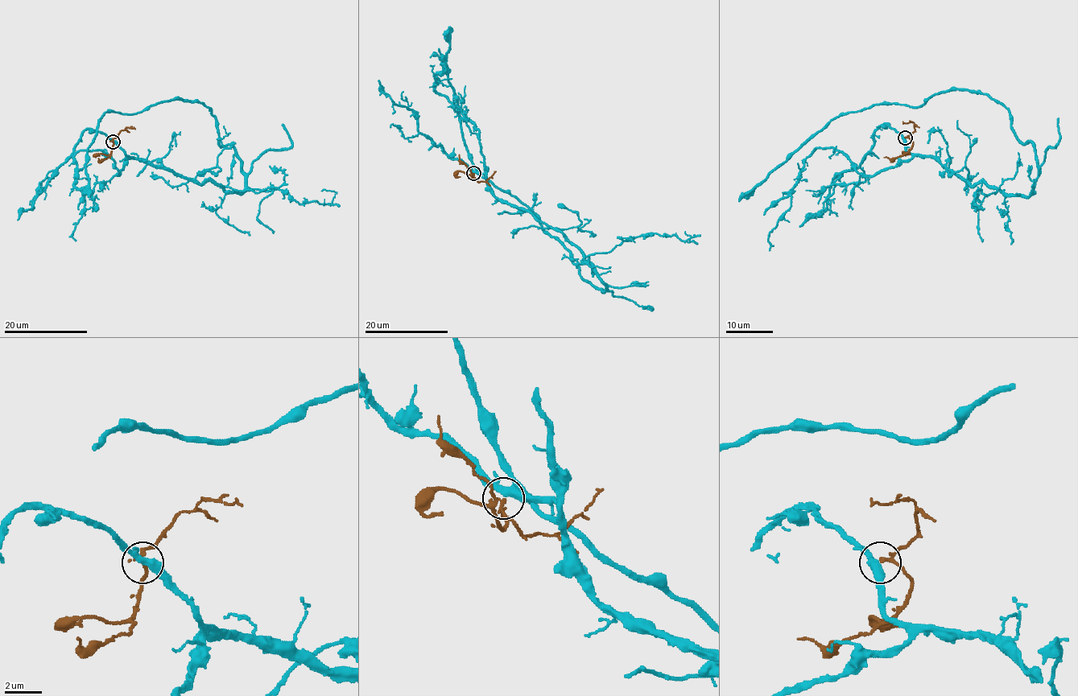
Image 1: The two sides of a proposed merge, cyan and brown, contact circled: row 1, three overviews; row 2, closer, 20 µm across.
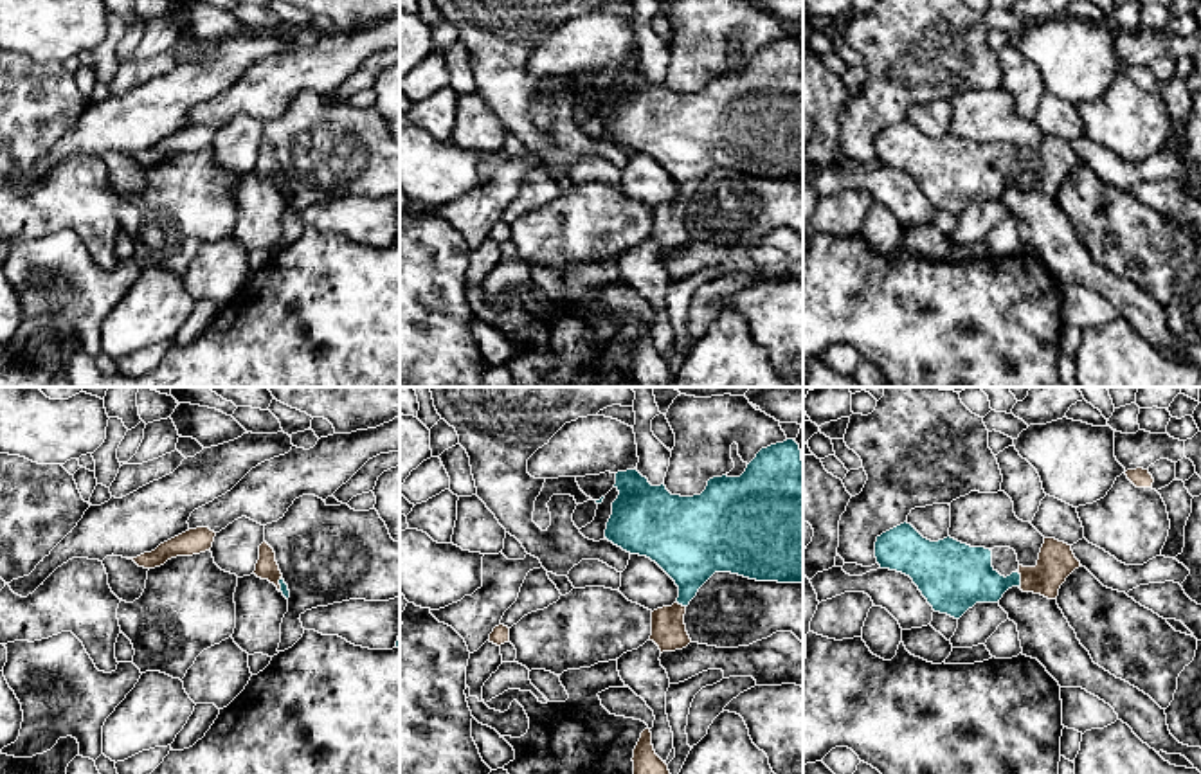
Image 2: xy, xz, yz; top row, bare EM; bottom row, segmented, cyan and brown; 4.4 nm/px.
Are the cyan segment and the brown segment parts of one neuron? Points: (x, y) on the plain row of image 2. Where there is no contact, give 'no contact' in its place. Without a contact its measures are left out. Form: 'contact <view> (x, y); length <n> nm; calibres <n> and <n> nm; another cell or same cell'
contact yz (1020, 177); length 80 nm; calibres 260 and 160 nm; same cell

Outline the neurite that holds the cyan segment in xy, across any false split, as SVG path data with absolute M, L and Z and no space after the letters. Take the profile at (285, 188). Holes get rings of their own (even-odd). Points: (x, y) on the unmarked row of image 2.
M266 139L259 142L259 157L256 160L254 171L261 176L268 176L270 180L274 180L286 196L290 194L288 182L284 180L279 162L275 158L275 149Z

